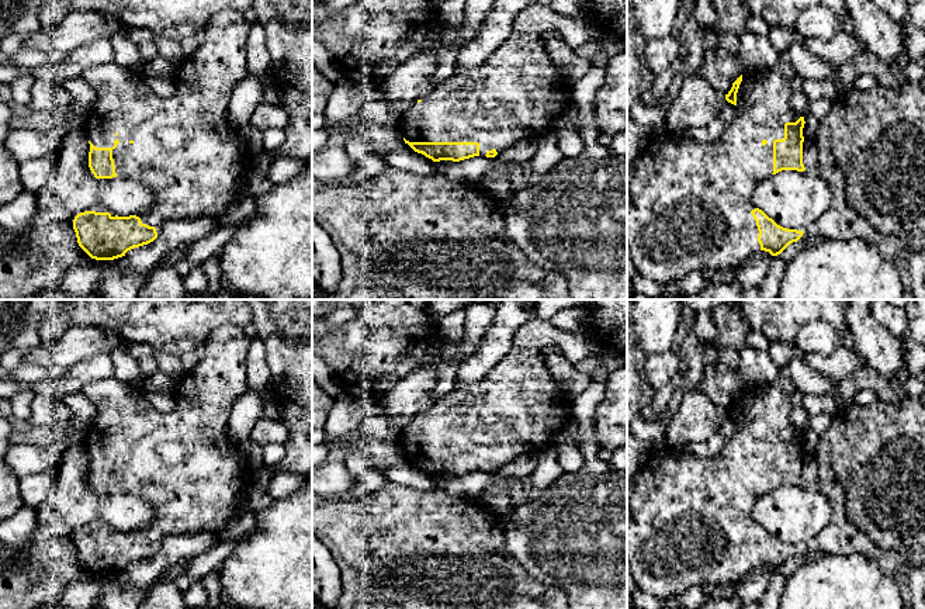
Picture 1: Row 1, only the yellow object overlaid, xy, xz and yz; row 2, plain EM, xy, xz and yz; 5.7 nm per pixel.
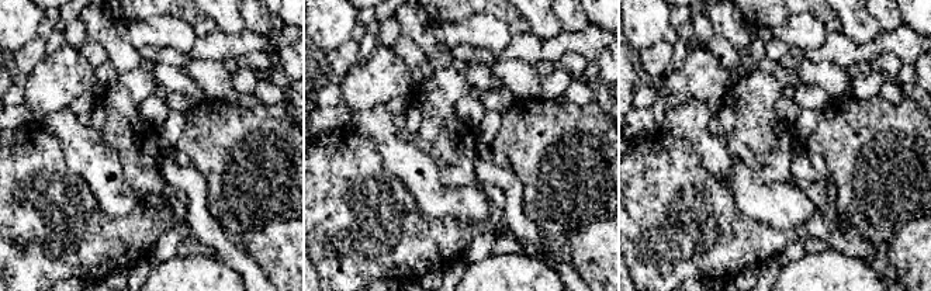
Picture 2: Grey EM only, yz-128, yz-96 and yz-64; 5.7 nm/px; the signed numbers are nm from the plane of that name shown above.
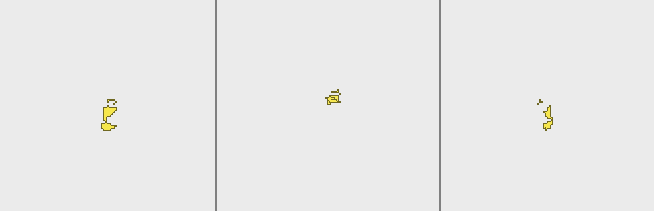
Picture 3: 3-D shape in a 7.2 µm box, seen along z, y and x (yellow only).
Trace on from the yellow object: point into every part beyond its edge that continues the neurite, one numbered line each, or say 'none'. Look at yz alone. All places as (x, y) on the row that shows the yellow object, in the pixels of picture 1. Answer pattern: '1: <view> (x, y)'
1: yz (690, 203)

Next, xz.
1: xz (519, 93)

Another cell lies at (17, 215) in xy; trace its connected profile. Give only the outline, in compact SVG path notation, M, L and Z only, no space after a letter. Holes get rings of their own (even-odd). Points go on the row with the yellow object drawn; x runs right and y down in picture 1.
M21 191L13 201L0 207L0 225L17 235L24 233L32 224L37 211L37 194Z

